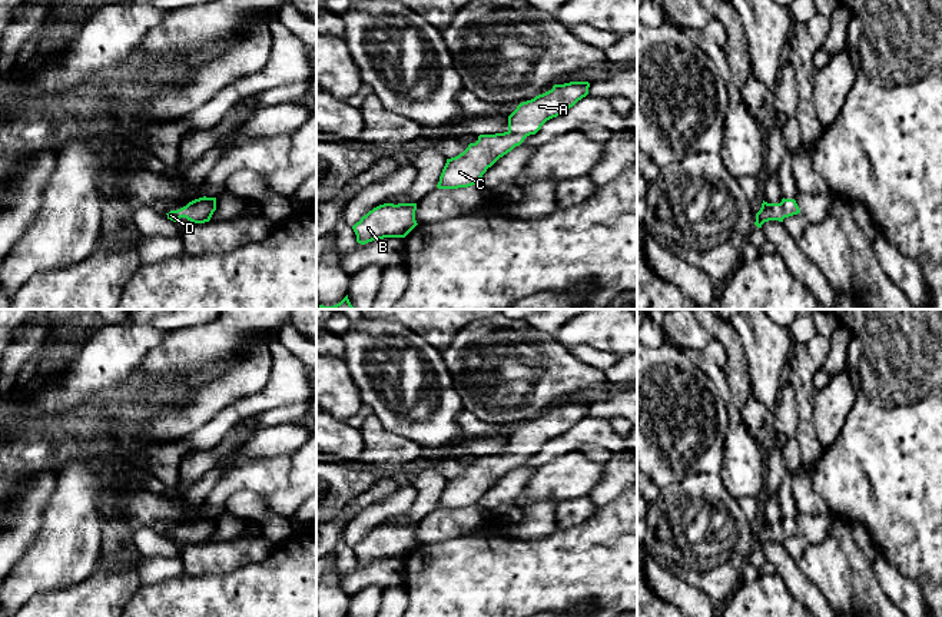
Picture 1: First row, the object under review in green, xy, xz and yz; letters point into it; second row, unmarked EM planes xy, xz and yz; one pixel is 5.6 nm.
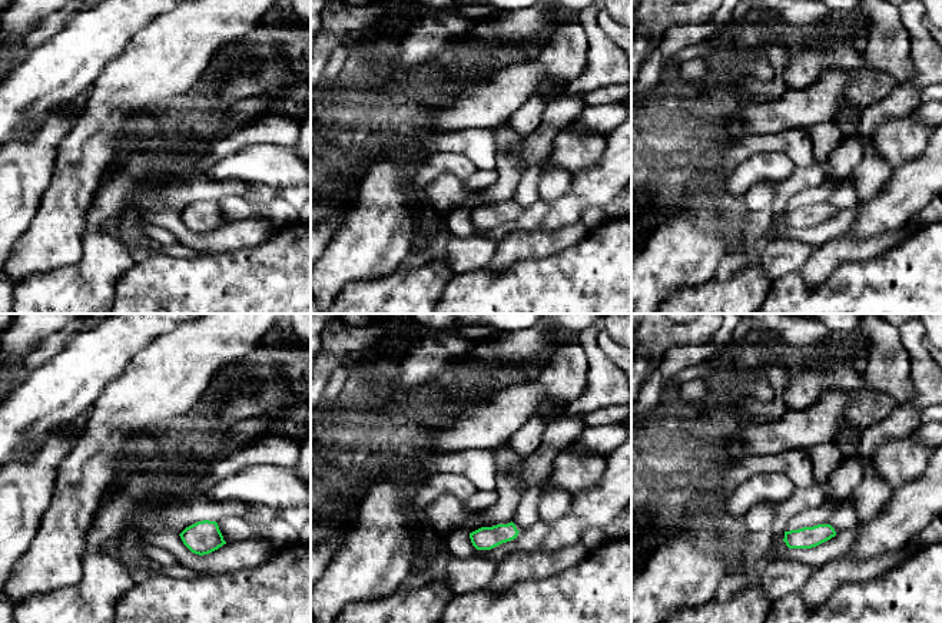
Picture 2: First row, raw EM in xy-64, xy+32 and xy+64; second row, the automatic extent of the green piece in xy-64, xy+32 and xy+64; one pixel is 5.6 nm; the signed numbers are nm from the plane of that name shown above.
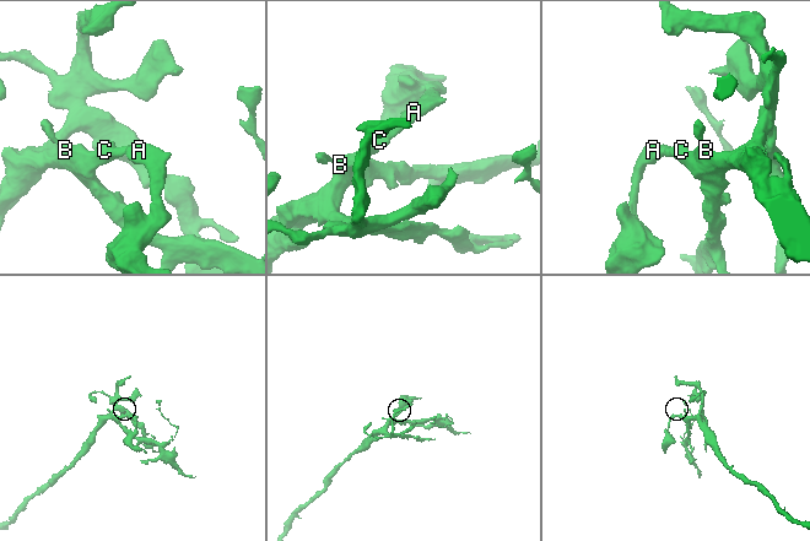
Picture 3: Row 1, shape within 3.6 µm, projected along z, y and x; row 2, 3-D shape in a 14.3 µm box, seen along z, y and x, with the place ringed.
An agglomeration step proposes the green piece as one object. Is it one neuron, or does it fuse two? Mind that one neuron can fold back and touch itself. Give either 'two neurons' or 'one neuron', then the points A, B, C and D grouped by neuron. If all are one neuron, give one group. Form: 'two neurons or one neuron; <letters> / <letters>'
one neuron; A B C D

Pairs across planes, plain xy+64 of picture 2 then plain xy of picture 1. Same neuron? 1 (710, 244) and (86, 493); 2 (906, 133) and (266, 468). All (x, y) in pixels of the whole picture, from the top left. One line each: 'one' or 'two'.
1: one
2: one

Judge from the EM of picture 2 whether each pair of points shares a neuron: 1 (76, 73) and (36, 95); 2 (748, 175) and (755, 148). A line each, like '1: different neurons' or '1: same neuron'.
1: same neuron
2: different neurons

